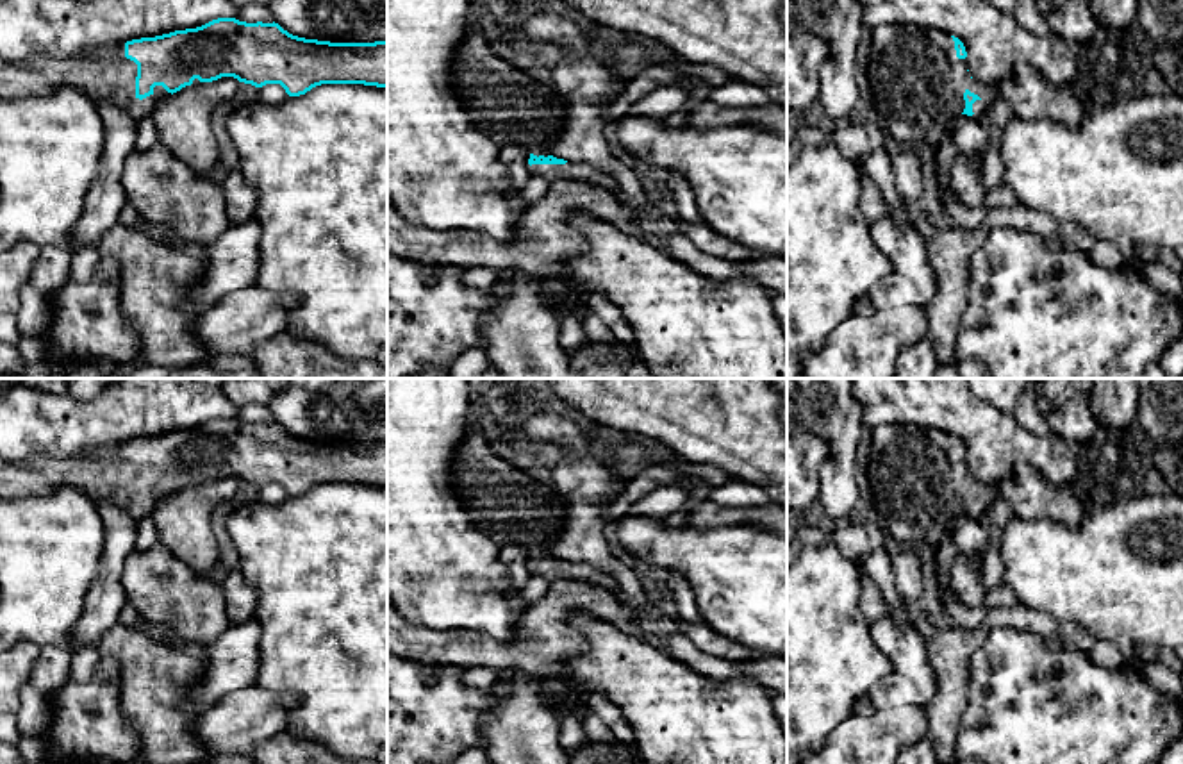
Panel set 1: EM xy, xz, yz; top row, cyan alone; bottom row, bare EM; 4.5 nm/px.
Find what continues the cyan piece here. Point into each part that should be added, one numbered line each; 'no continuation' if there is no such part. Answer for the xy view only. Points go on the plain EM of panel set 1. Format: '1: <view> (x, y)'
1: xy (106, 475)

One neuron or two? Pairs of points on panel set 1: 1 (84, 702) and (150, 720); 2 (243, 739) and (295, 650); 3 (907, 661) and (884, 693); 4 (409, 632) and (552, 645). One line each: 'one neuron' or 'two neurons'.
1: two neurons
2: two neurons
3: one neuron
4: one neuron

